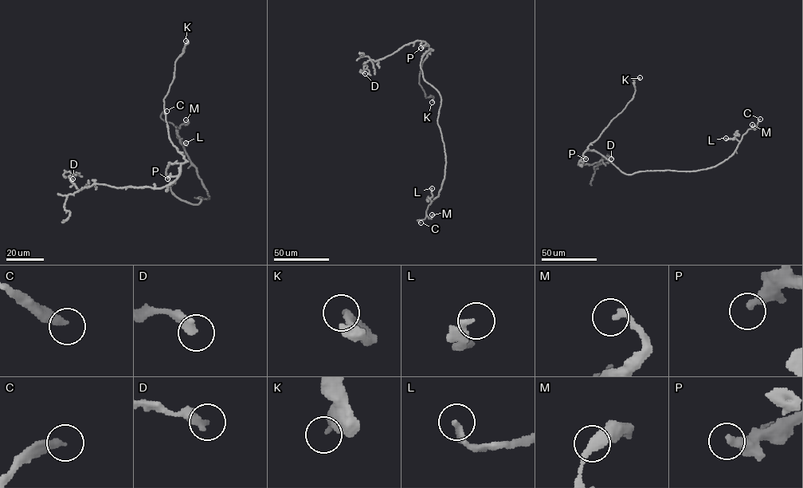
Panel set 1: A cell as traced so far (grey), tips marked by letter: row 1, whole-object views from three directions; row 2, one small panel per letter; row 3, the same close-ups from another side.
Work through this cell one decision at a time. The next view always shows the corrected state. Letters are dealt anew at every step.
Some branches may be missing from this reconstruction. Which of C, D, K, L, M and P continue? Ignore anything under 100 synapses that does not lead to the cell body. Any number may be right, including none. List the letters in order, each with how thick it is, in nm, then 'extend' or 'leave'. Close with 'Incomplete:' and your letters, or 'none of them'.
C: 320 nm | extend
D: 360 nm | leave
K: 400 nm | leave
L: 240 nm | leave
M: 200 nm | leave
P: 360 nm | leave
Incomplete: C

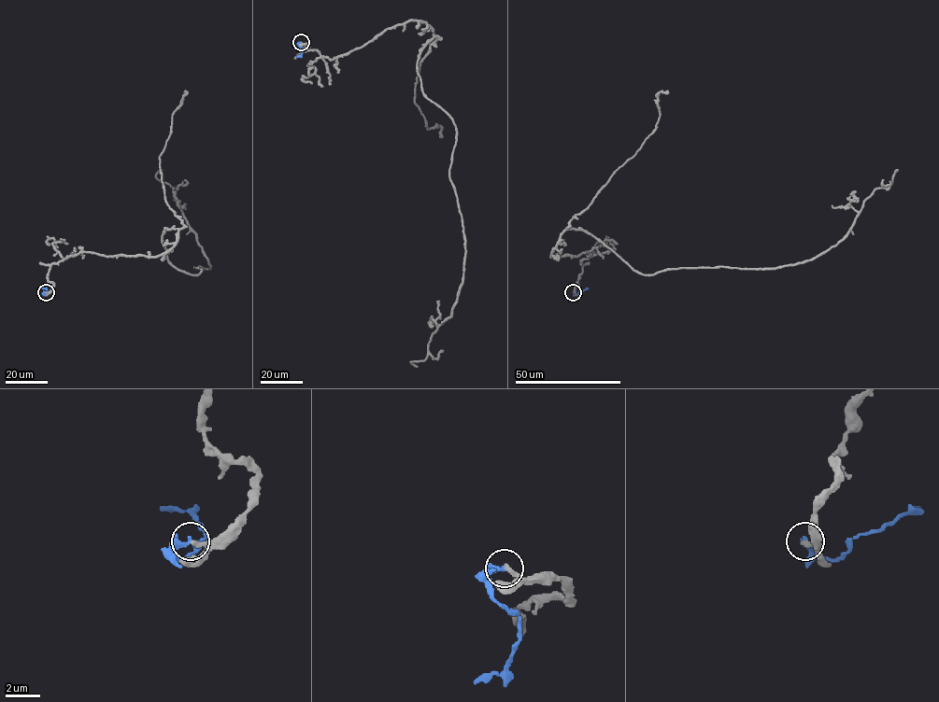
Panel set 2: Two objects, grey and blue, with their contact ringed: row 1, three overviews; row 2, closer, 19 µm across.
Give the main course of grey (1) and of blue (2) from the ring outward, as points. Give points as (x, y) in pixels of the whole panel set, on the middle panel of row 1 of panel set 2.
1: (301, 43), (333, 59), (409, 21), (433, 33), (417, 73), (456, 131), (465, 242), (456, 303), (417, 367)
2: (301, 43), (302, 52), (297, 57)

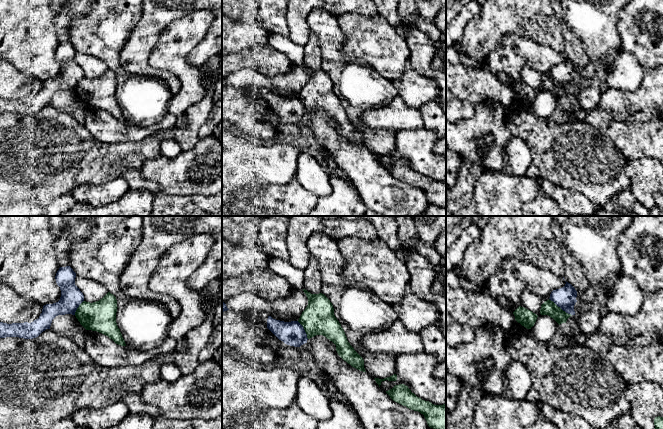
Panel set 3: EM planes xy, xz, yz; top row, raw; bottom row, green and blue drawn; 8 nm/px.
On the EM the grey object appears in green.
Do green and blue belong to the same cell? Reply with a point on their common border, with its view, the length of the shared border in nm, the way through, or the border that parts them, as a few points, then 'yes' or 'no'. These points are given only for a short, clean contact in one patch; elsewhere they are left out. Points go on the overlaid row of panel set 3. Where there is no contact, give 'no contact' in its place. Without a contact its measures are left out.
yz (559, 307) | 240 nm | along yz (549, 298), (571, 315) | no

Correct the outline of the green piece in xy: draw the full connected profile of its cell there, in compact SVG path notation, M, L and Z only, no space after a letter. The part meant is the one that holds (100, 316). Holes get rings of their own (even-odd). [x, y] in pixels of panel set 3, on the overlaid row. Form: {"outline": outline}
{"outline": "M108 292L99 301L90 303L83 301L75 312L75 316L86 330L97 331L108 336L116 344L126 346L120 329L116 323L116 297Z"}

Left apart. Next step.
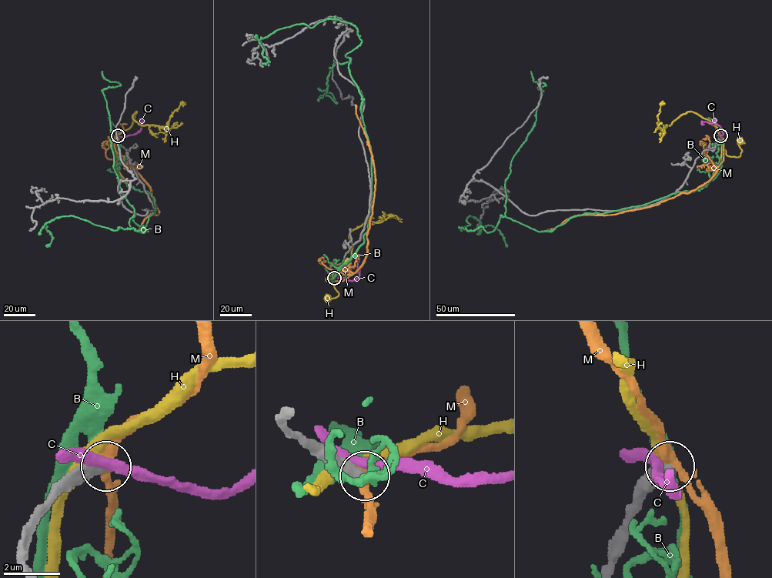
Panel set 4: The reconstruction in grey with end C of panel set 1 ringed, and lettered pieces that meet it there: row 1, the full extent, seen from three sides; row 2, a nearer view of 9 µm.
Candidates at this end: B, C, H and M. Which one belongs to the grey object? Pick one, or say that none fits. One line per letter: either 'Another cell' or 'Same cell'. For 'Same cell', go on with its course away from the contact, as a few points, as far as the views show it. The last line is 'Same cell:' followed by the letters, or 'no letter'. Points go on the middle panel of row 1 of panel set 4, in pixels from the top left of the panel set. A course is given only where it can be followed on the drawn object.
B: Another cell
C: Another cell
H: Another cell
M: Another cell
Same cell: no letter

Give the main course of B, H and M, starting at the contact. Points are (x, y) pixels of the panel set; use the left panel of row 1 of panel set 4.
B: (117, 136), (120, 178), (155, 199), (145, 231), (133, 217), (143, 232), (63, 216), (42, 227), (45, 245)
H: (116, 136), (115, 143), (109, 147), (118, 157), (122, 157), (114, 151), (111, 141)
M: (118, 135), (118, 150), (149, 186), (150, 195), (159, 211), (157, 215), (151, 215), (145, 219), (139, 229)

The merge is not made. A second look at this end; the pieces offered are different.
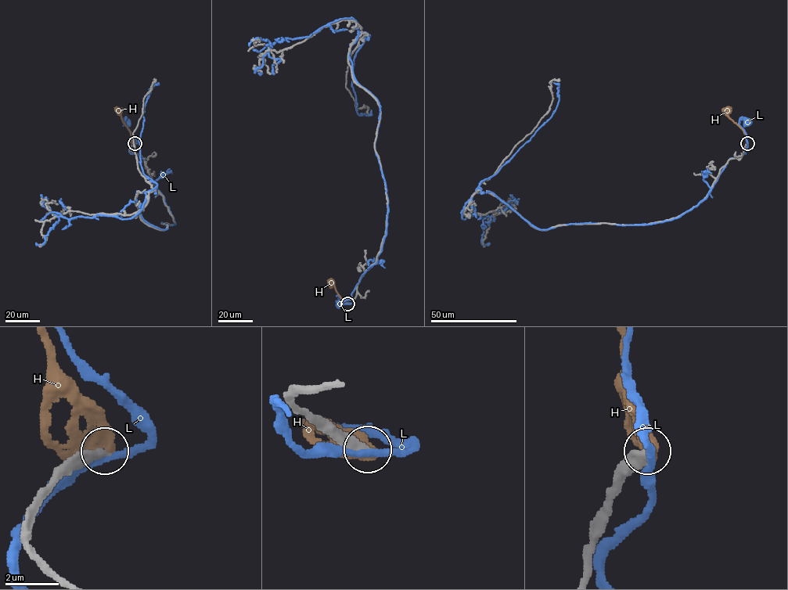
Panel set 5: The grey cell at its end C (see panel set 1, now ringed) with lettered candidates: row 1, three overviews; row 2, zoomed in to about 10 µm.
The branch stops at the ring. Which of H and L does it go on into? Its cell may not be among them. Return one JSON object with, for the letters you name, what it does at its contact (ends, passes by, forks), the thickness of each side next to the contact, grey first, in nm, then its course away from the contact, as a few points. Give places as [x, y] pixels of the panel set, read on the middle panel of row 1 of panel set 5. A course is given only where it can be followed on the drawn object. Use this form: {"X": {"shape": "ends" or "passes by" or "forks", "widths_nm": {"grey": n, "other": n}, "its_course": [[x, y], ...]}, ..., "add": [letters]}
{"H": {"shape": "passes by", "widths_nm": {"grey": 440, "other": 320}, "its_course": [[347, 303], [329, 282]]}, "add": ["H"]}

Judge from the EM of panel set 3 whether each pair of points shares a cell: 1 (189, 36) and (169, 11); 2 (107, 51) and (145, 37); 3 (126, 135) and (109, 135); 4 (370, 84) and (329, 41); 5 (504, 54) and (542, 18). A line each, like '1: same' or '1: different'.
1: different
2: different
3: same
4: same
5: different

